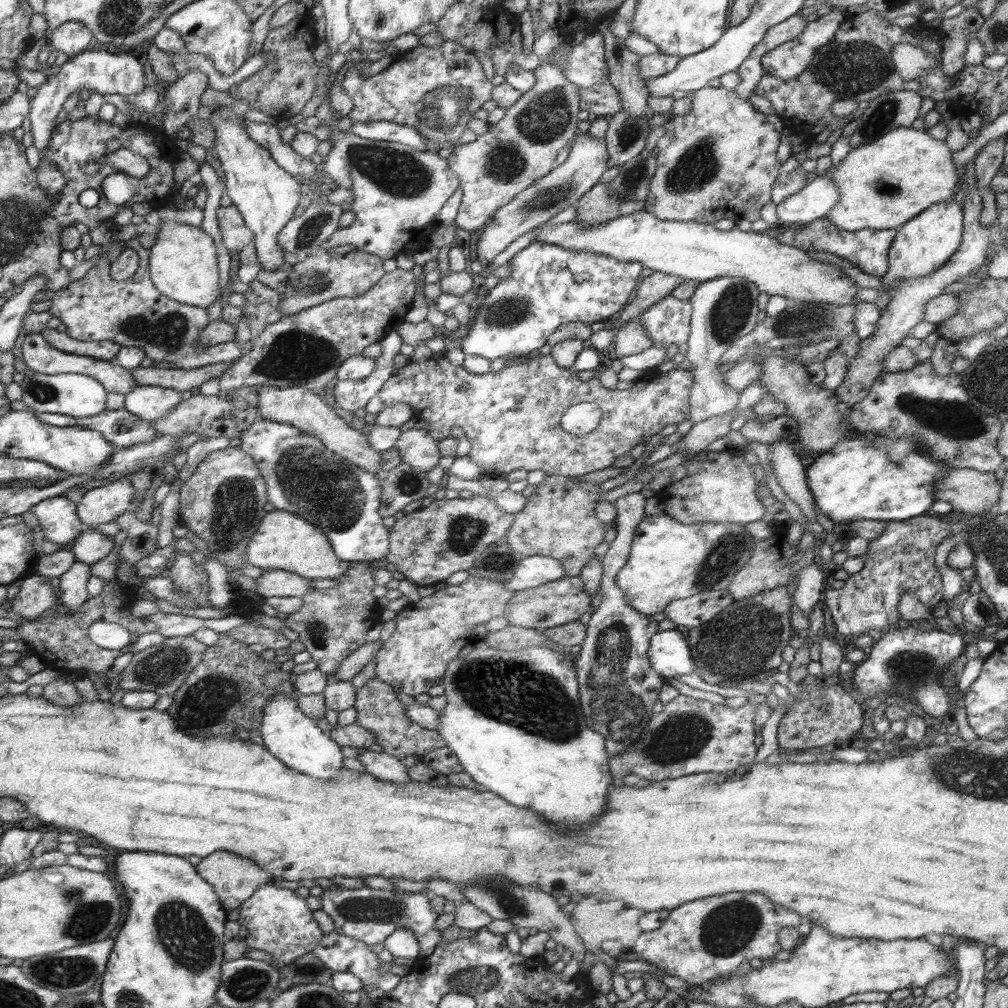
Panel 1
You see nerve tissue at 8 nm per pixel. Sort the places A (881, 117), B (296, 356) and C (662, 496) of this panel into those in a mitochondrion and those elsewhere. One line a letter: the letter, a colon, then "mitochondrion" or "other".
A: mitochondrion
B: mitochondrion
C: other

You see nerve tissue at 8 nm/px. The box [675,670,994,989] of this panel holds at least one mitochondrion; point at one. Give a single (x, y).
(728, 927)

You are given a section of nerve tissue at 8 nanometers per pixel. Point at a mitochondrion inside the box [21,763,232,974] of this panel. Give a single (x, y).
(91, 919)

